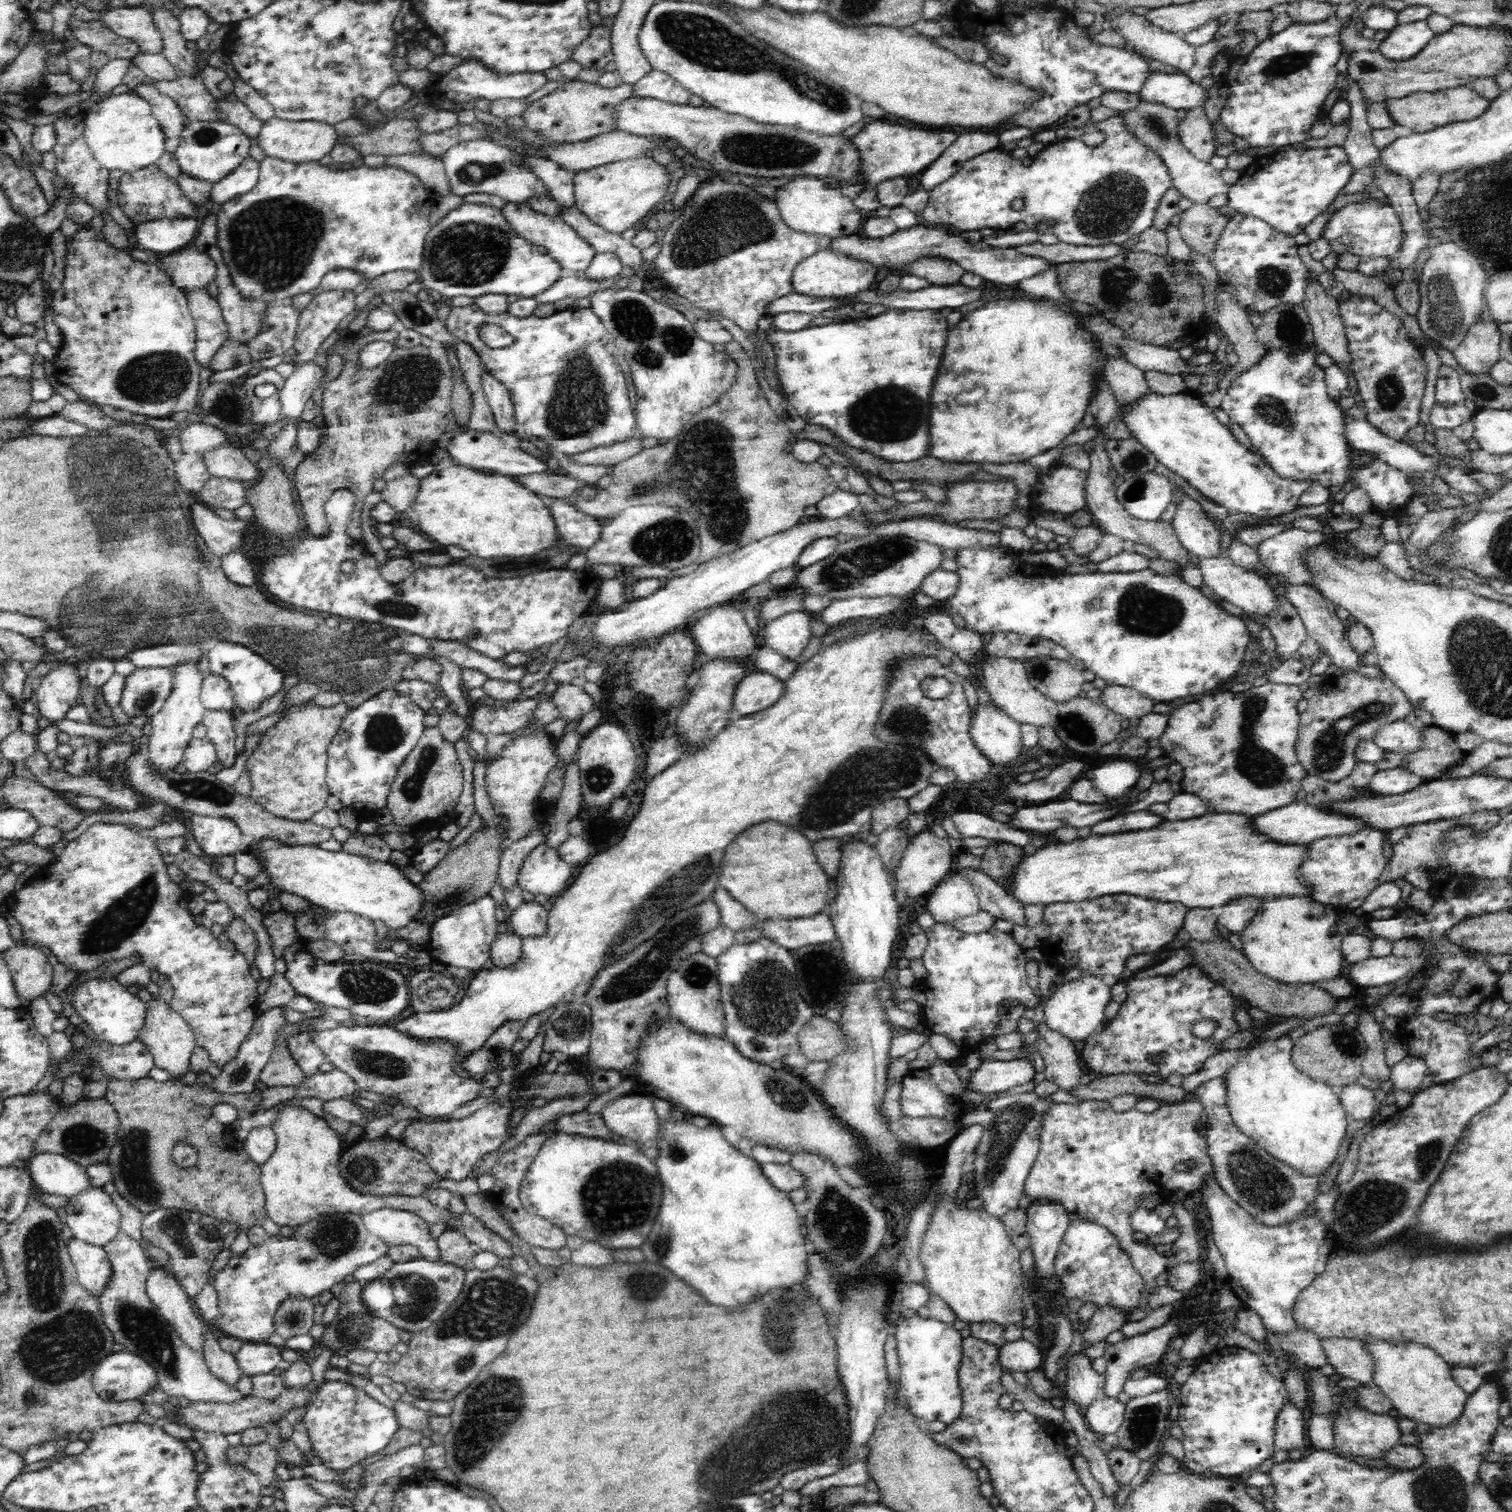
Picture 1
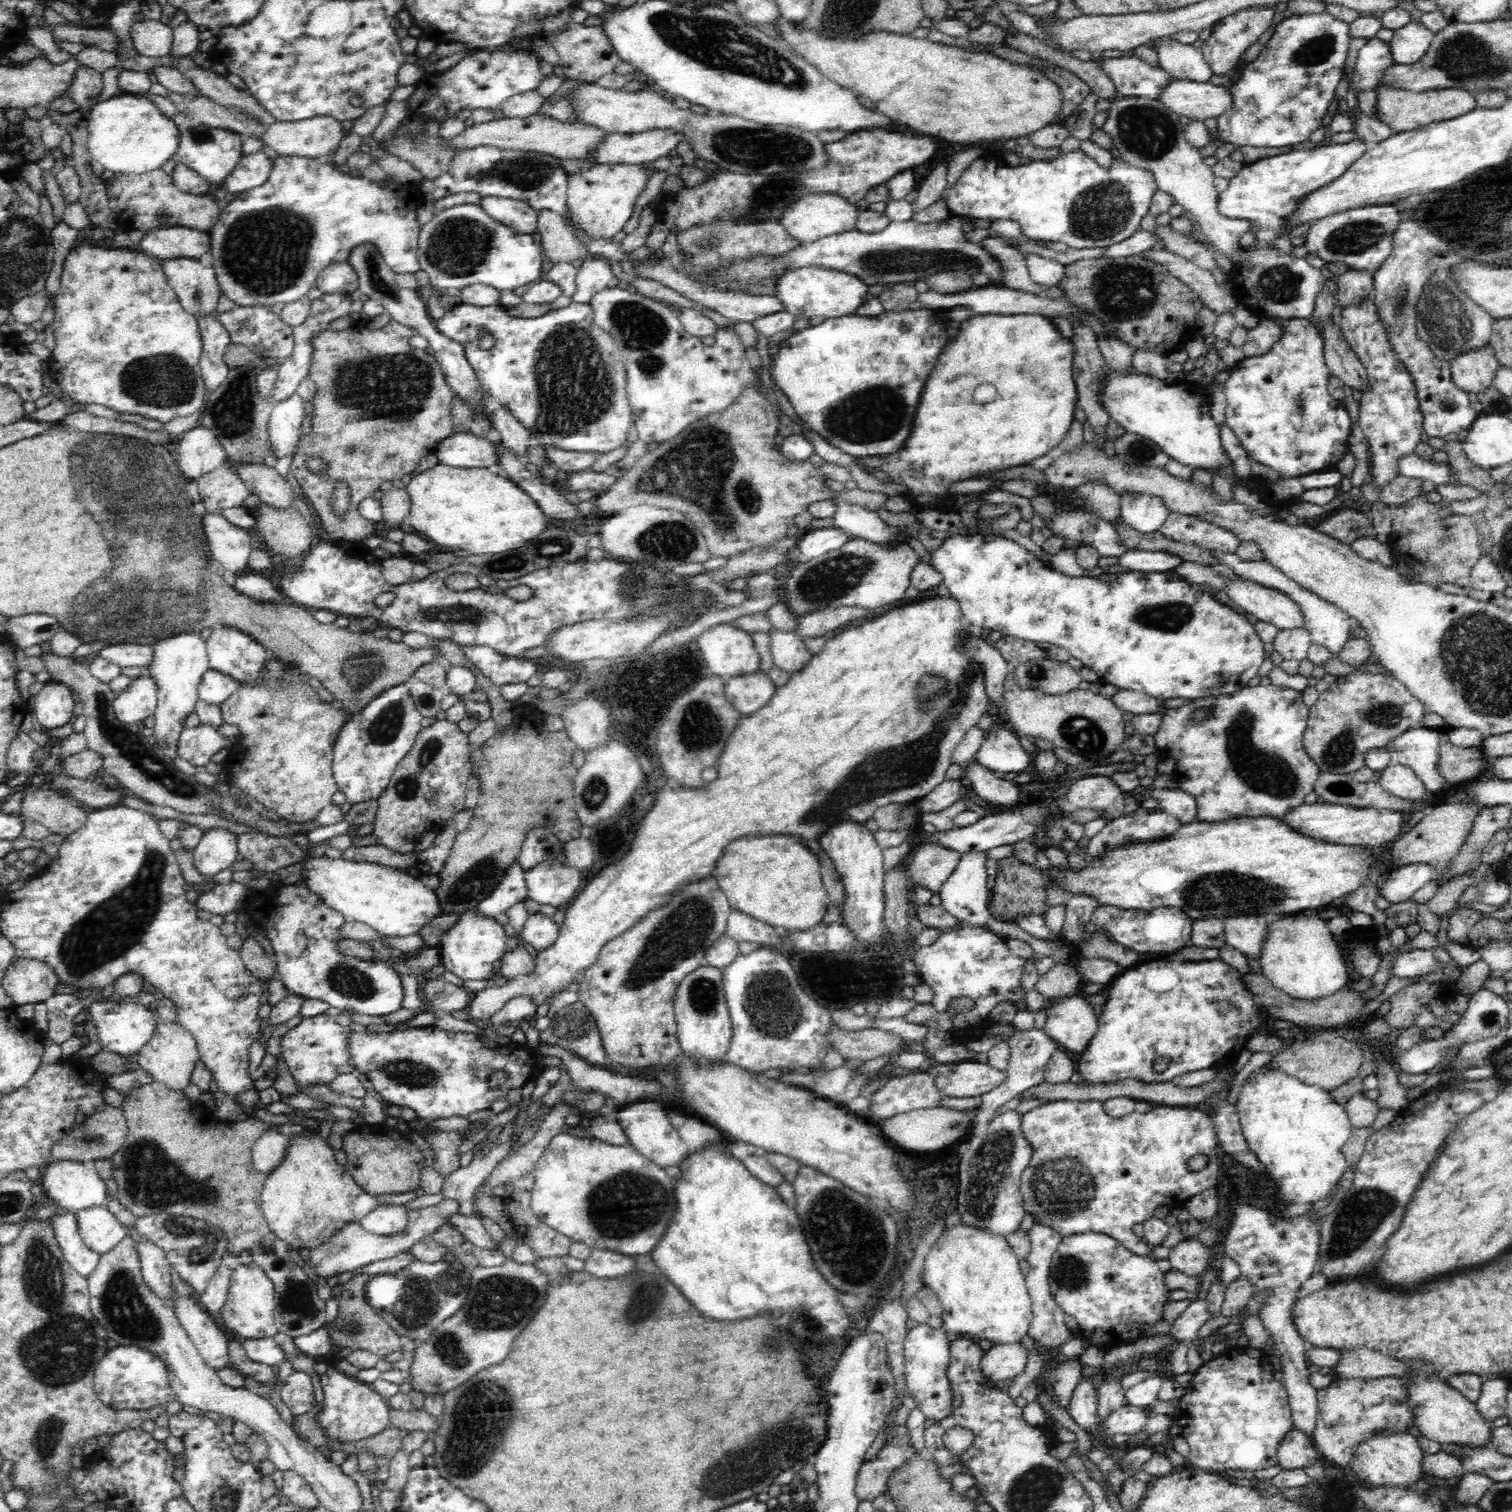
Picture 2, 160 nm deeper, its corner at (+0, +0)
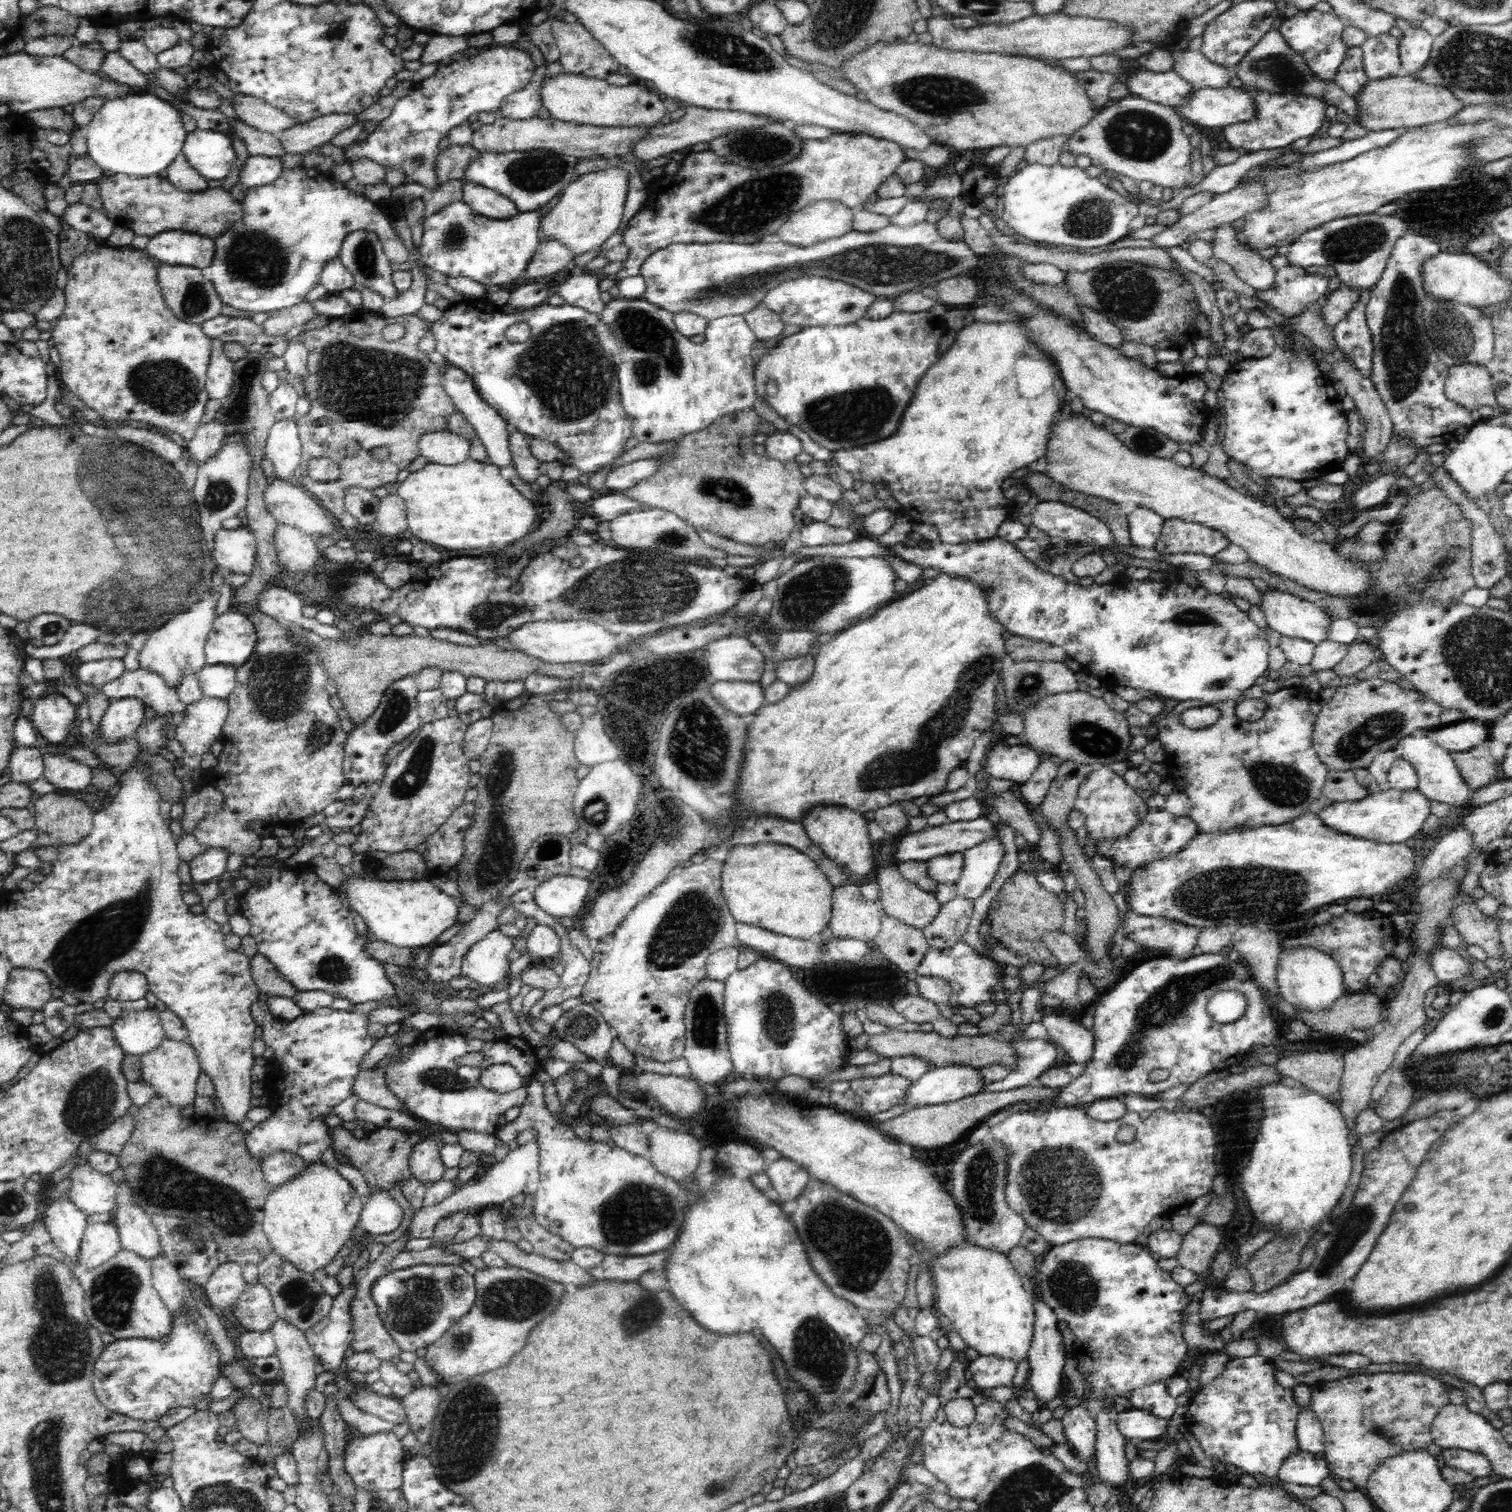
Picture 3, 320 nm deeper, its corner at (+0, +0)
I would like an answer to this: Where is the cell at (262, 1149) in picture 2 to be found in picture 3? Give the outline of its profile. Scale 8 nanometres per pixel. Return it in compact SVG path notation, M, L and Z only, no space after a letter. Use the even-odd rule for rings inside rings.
M278 1152L264 1158L261 1163L264 1178L272 1186L280 1186L296 1174L306 1170L306 1161L294 1153Z

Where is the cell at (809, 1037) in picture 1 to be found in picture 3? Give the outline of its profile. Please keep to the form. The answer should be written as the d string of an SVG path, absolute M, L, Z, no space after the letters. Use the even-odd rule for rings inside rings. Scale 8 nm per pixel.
M891 1030L877 1036L871 1036L868 1042L870 1051L881 1058L894 1058L898 1056L919 1056L936 1067L946 1067L954 1064L972 1066L980 1070L984 1066L1000 1064L1011 1071L1017 1068L1018 1057L1009 1042L1001 1042L990 1035L958 1036L945 1038L938 1032L902 1032Z

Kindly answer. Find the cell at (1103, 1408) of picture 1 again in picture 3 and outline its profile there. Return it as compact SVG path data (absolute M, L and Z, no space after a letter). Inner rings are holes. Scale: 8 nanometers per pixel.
M1126 1409L1119 1413L1117 1420L1120 1432L1127 1438L1142 1438L1142 1440L1158 1440L1164 1437L1168 1419L1154 1416L1140 1409Z

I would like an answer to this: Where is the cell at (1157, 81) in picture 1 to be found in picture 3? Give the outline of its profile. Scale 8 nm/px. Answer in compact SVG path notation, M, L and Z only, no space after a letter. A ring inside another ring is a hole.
M1202 87L1191 92L1190 98L1176 107L1182 118L1201 126L1224 127L1251 122L1255 103L1243 90L1230 87Z

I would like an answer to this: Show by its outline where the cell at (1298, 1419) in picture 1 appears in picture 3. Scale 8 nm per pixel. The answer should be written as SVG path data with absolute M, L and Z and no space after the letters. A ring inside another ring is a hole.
M1296 1450L1284 1458L1277 1476L1290 1484L1316 1487L1333 1474L1322 1454Z

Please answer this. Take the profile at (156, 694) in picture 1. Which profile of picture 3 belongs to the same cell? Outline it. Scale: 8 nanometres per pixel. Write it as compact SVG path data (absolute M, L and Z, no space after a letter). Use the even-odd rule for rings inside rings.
M141 698L113 699L102 715L97 740L114 744L134 735L144 720L145 707Z

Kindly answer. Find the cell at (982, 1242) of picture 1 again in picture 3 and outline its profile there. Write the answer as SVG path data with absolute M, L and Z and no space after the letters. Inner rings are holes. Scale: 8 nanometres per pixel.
M966 1240L934 1258L931 1265L931 1276L937 1289L934 1309L951 1320L953 1328L965 1340L966 1348L974 1348L982 1356L1008 1358L1014 1362L1027 1358L1034 1332L1034 1305L1008 1255L986 1250L984 1246Z

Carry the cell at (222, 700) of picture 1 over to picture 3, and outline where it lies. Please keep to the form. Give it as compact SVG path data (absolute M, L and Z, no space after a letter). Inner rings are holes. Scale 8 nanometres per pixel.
M206 664L197 674L203 696L225 699L236 684L237 668L226 664Z

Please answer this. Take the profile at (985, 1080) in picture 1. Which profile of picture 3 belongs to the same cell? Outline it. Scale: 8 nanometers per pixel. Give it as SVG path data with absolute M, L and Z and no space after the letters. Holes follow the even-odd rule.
M954 1064L936 1067L914 1081L906 1093L906 1108L954 1102L985 1089L981 1071L972 1066Z

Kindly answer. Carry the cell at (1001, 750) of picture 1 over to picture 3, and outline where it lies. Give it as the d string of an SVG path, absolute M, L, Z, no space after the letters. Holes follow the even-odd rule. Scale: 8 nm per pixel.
M1026 743L996 744L988 758L988 776L1012 780L1023 785L1034 774L1043 757L1043 754Z

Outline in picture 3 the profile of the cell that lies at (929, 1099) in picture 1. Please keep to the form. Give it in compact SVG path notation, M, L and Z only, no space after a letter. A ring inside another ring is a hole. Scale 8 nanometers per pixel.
M887 1073L876 1078L860 1078L852 1080L850 1089L861 1098L860 1106L870 1114L878 1114L904 1104L906 1093L909 1093L914 1081Z

